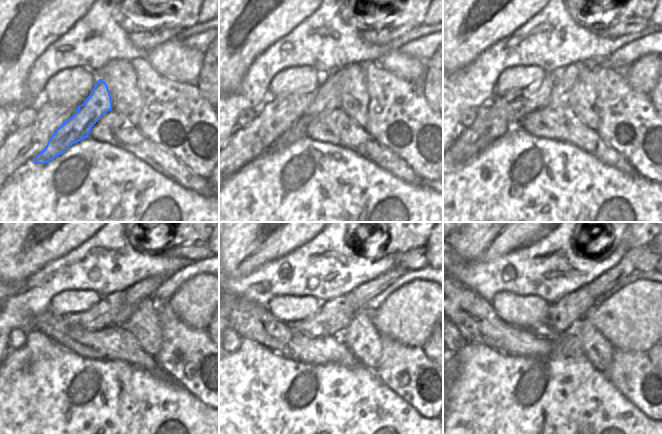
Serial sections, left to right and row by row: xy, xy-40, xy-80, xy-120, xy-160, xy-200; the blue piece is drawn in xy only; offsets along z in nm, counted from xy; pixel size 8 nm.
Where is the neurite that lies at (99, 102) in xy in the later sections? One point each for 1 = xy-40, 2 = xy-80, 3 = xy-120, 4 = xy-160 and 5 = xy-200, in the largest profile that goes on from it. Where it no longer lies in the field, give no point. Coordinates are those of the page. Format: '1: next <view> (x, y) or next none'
1: next xy-40 (327, 99)
2: next xy-80 (565, 78)
3: next xy-120 (144, 289)
4: next xy-160 (365, 292)
5: next xy-200 (600, 286)

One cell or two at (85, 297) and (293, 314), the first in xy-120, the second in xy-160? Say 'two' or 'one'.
one

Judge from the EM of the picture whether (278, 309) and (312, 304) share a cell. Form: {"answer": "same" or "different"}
{"answer": "same"}

